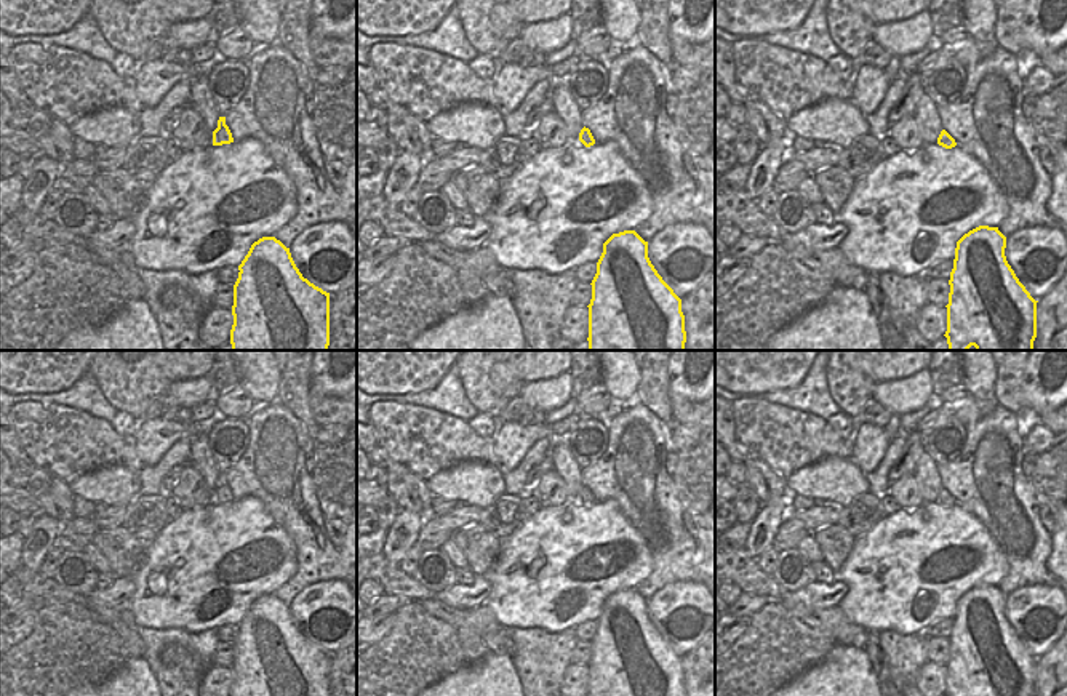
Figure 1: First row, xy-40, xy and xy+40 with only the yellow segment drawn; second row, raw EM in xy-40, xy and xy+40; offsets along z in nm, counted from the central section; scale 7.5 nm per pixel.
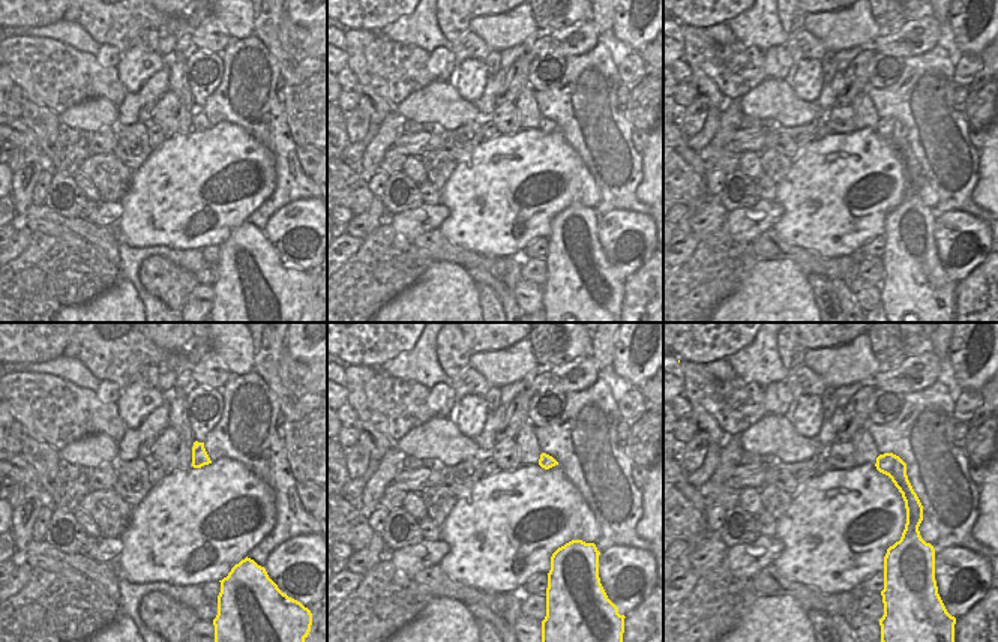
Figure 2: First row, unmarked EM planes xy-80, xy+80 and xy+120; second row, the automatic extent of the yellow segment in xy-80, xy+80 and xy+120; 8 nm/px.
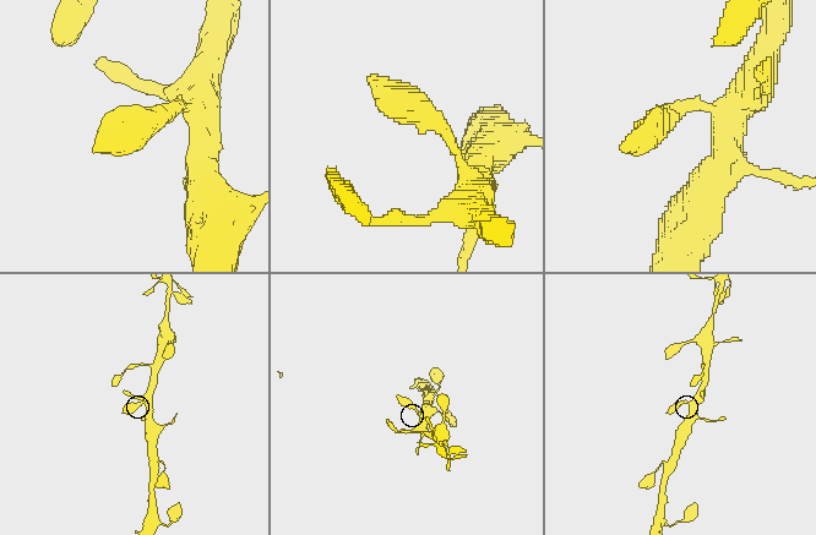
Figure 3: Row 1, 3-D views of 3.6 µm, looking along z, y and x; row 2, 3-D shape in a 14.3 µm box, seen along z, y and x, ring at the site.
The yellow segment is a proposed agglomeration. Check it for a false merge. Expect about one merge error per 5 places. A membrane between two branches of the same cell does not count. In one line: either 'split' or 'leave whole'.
leave whole

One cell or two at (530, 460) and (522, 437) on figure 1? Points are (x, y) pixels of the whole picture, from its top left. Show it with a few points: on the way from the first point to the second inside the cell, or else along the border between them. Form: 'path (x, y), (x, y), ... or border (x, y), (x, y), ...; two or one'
border (547, 436), (536, 440), (514, 468), (501, 469); two

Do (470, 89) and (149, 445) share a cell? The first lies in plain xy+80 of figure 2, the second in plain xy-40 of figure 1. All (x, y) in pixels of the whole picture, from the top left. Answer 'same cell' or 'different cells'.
same cell

